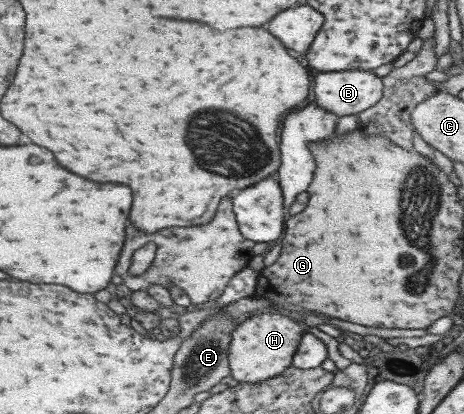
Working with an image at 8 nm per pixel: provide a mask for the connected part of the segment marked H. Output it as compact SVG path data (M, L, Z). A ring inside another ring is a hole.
M262 313L249 317L233 332L229 348L231 376L241 383L258 383L285 373L293 366L295 353L306 332L305 325L283 314Z

